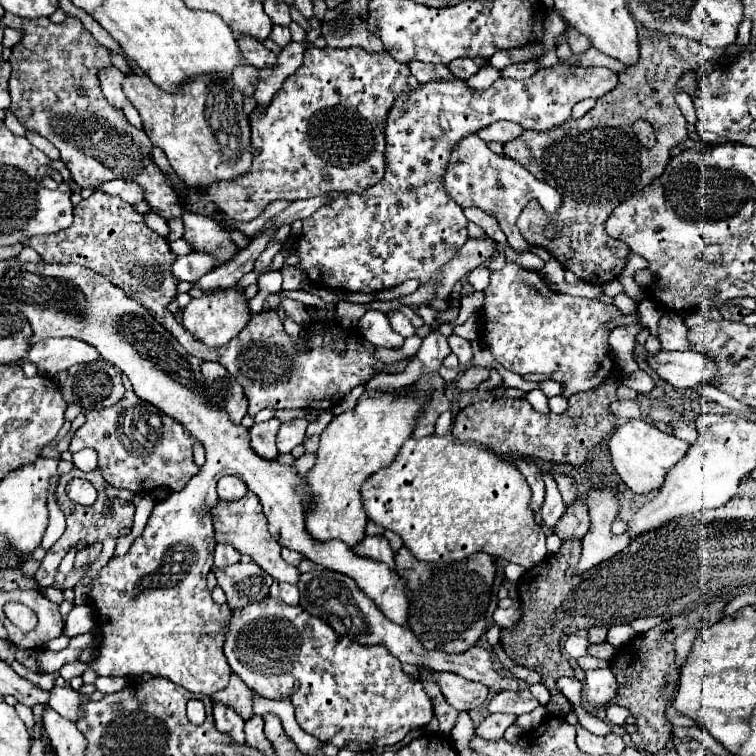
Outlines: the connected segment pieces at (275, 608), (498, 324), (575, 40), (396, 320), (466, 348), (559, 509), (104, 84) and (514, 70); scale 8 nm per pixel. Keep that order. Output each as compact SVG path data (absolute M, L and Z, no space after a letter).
M268 598L248 604L248 608L242 608L240 612L232 612L224 654L232 672L238 674L256 694L270 700L290 700L296 708L300 728L322 742L336 744L338 748L364 752L376 746L392 746L410 730L424 728L434 718L432 702L422 684L402 672L400 660L382 648L360 648L360 644L352 644L300 606L286 606Z
M516 262L492 272L490 286L484 290L480 318L482 340L496 362L520 376L532 372L550 376L562 384L562 396L566 398L598 388L614 372L608 344L610 328L606 324L622 318L622 312L614 304L556 292L538 272L526 270Z
M566 26L566 38L568 38L568 44L570 44L570 48L572 48L574 54L582 54L582 52L586 52L590 48L590 40L586 36L582 36L572 26Z
M396 310L396 312L392 312L392 314L388 314L388 320L390 320L390 326L398 332L398 334L402 334L404 338L408 338L408 336L414 336L416 334L416 326L410 322L410 318L408 316L404 316L400 310Z
M450 336L448 342L450 342L452 352L458 356L460 364L466 366L466 368L472 368L474 360L472 360L472 346L470 346L470 342L464 340L464 338L458 338L458 336Z
M542 472L542 476L544 476L544 482L546 482L546 500L544 500L544 506L542 506L540 514L542 514L544 526L546 528L554 528L556 526L556 520L560 520L560 516L566 510L566 506L560 500L560 492L556 488L554 478L550 474L546 474L546 472Z
M106 68L104 72L100 72L100 88L106 96L106 100L116 108L116 110L122 110L124 102L128 100L124 90L122 90L122 82L124 82L124 74L118 70L118 68Z
M532 60L532 62L518 62L518 64L512 64L512 66L504 68L504 70L500 70L500 76L502 78L514 78L514 80L526 80L536 70L538 70L538 62L536 60Z

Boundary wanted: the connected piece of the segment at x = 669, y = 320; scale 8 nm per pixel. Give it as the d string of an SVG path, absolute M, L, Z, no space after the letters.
M674 312L664 314L660 318L658 334L660 334L662 350L666 350L666 352L672 352L672 350L690 350L688 328L684 326L682 316L678 316Z

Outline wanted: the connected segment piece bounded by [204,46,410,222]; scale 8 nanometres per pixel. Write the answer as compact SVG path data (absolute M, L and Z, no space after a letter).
M308 48L304 52L304 64L298 68L298 72L294 72L292 76L288 76L288 80L284 80L280 92L272 98L272 104L264 110L264 116L256 116L256 110L250 114L250 128L252 128L252 150L254 150L254 160L252 160L252 168L248 174L244 174L240 180L236 182L220 182L220 184L212 184L212 188L204 190L204 196L208 200L212 200L222 212L226 212L230 218L240 220L240 222L250 222L252 218L256 218L270 202L274 200L298 200L298 198L312 198L318 196L320 192L364 192L366 188L370 188L372 184L376 184L386 170L386 158L384 158L384 150L386 150L386 136L384 136L384 124L388 120L388 114L392 110L392 106L396 104L396 100L404 94L408 96L410 86L408 86L408 76L410 70L404 64L398 64L396 60L392 60L392 56L388 56L388 52L384 54L368 54L362 48Z

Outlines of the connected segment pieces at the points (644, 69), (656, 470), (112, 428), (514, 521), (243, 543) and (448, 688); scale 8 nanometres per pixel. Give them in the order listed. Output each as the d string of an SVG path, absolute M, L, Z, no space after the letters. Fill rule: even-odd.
M648 32L644 38L640 38L640 60L634 66L628 66L628 70L618 74L618 84L612 92L608 92L604 98L598 98L598 104L586 112L578 120L568 120L568 124L556 126L546 132L536 132L536 130L524 130L516 140L510 140L504 144L504 154L508 154L512 160L520 162L528 172L532 172L538 180L544 180L546 184L552 184L562 196L562 206L558 208L554 220L558 228L562 230L560 238L548 240L542 234L542 226L548 222L548 216L544 212L532 212L528 206L522 210L518 216L516 224L522 236L528 240L530 246L542 246L546 248L566 270L572 270L578 278L590 284L606 284L614 278L620 276L626 264L626 254L628 246L616 238L610 238L604 222L608 216L614 212L618 204L624 200L632 198L636 192L640 192L644 186L648 186L654 178L658 178L668 160L670 160L670 150L684 142L688 138L688 128L686 128L686 118L676 104L676 94L678 90L678 80L694 70L700 68L702 64L714 64L720 58L720 52L712 52L710 48L704 48L704 44L696 44L696 40L688 40L684 36L668 36L660 32ZM636 120L646 120L652 124L656 132L656 146L646 148L638 142L636 134L632 132L632 124Z
M630 418L622 426L614 428L610 438L610 460L618 472L618 476L624 480L624 484L638 494L646 494L652 490L658 490L660 484L664 484L664 478L672 466L676 466L686 454L690 444L658 430L656 426L644 422L642 418Z
M132 390L114 406L86 414L86 422L76 430L70 442L70 452L78 452L86 446L98 452L102 476L114 488L126 488L132 492L168 488L176 492L200 472L192 460L192 438L182 424L164 416L156 406L142 402Z
M432 434L428 438L408 438L400 448L396 460L364 480L362 488L364 512L370 522L396 532L404 546L422 562L454 562L476 552L486 552L508 562L516 562L526 570L544 562L546 536L534 522L530 510L530 488L524 476L510 460L502 460L486 448L476 444L460 444L446 436Z
M248 492L244 498L236 502L218 502L214 508L214 530L216 530L216 542L228 540L240 554L248 554L266 574L270 574L276 582L288 582L288 584L298 584L300 570L296 566L290 566L282 560L280 556L280 544L272 538L268 532L268 520L262 512L262 504L256 494Z
M436 672L436 682L448 704L458 710L474 710L488 698L488 686L480 682L470 682L452 672Z

